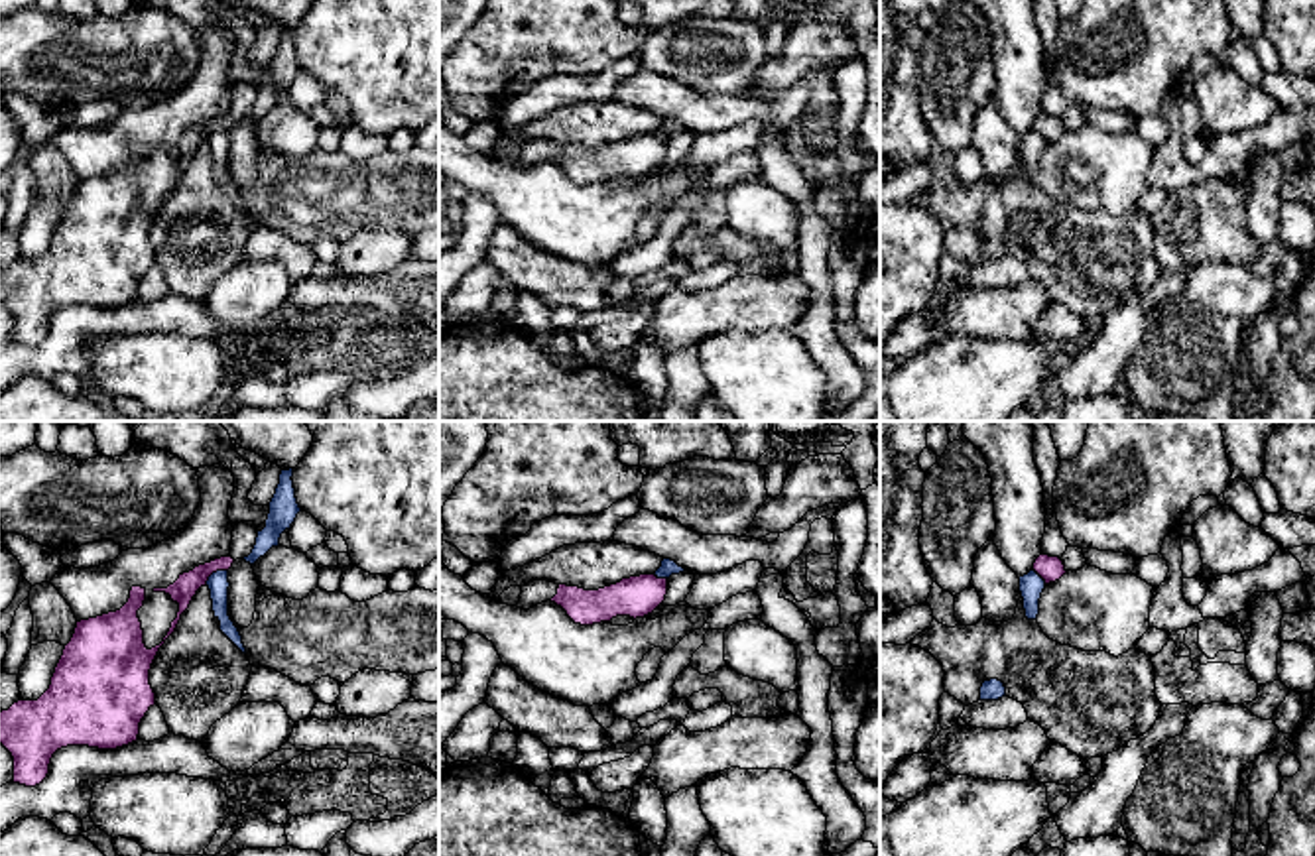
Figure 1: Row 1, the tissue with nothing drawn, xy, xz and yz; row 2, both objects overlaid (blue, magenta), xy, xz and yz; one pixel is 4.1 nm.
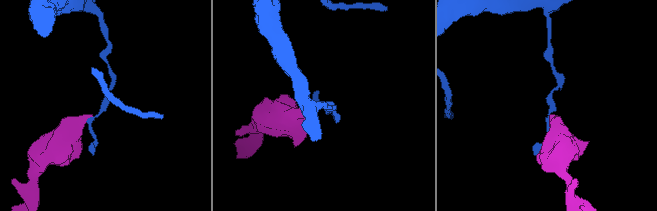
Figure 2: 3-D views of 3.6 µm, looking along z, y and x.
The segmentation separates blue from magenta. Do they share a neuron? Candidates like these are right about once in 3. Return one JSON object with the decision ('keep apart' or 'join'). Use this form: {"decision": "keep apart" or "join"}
{"decision": "keep apart"}

